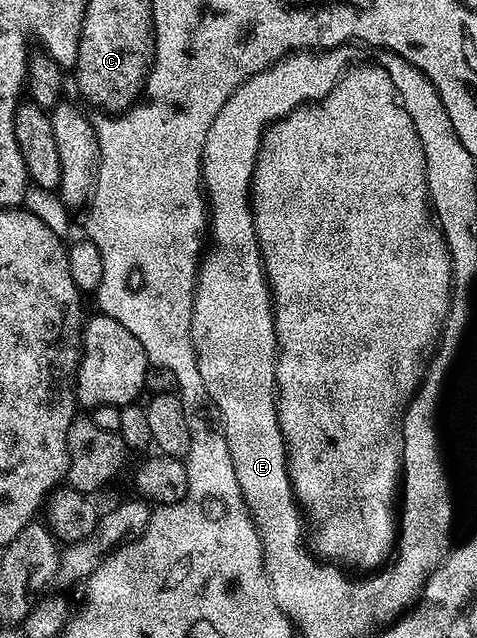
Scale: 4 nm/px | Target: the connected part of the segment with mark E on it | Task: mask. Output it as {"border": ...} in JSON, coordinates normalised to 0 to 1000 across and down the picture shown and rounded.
{"border":[[[612,78],[587,86],[558,107],[520,119],[497,135],[497,141],[488,141],[488,147],[480,147],[472,166],[463,166],[463,172],[455,172],[442,187],[426,230],[421,288],[438,321],[442,390],[436,395],[432,390],[415,409],[400,472],[400,541],[409,545],[409,566],[421,586],[426,613],[436,629],[444,635],[451,632],[459,644],[457,663],[480,699],[480,718],[488,718],[497,762],[505,762],[514,793],[535,820],[535,829],[543,832],[543,842],[551,845],[551,878],[564,878],[564,887],[572,878],[602,878],[602,871],[623,862],[618,845],[635,840],[639,821],[631,813],[618,770],[610,765],[610,743],[602,738],[602,701],[585,666],[577,599],[577,491],[568,455],[551,425],[551,400],[543,397],[543,381],[530,368],[518,288],[522,295],[522,277],[537,268],[543,226],[551,221],[560,196],[591,190],[595,182],[610,180],[639,161],[671,157],[696,135],[694,88],[683,88],[677,78]]]}

